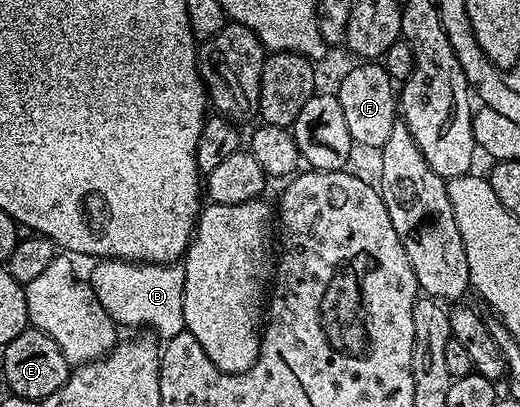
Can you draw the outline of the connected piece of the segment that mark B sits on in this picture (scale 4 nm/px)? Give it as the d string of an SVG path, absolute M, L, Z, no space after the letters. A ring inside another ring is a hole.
M102 259L91 264L92 272L86 275L86 280L89 286L94 291L94 296L98 299L98 302L106 313L110 315L113 321L121 328L124 327L140 327L136 329L148 329L144 327L153 327L157 331L157 336L164 335L165 340L170 340L178 334L179 331L185 330L184 326L184 314L182 313L182 297L184 296L184 268L176 263L129 263L127 259Z

